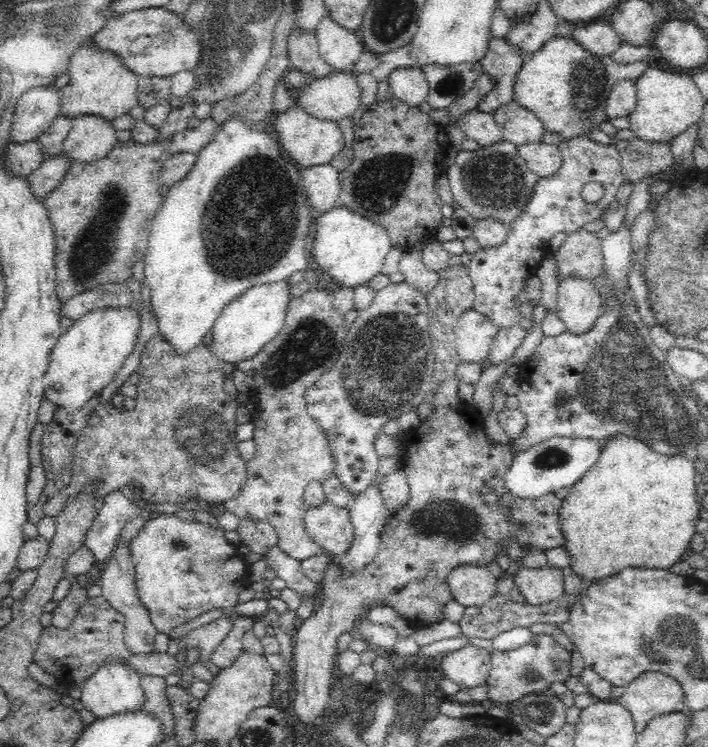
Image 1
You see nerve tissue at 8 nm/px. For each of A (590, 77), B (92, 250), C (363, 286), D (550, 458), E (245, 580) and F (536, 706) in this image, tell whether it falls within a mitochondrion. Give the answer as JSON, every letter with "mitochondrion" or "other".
{"A":"mitochondrion","B":"mitochondrion","C":"other","D":"mitochondrion","E":"other","F":"mitochondrion"}

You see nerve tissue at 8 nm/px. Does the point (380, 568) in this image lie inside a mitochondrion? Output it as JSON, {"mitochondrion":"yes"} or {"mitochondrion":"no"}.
{"mitochondrion":"no"}

